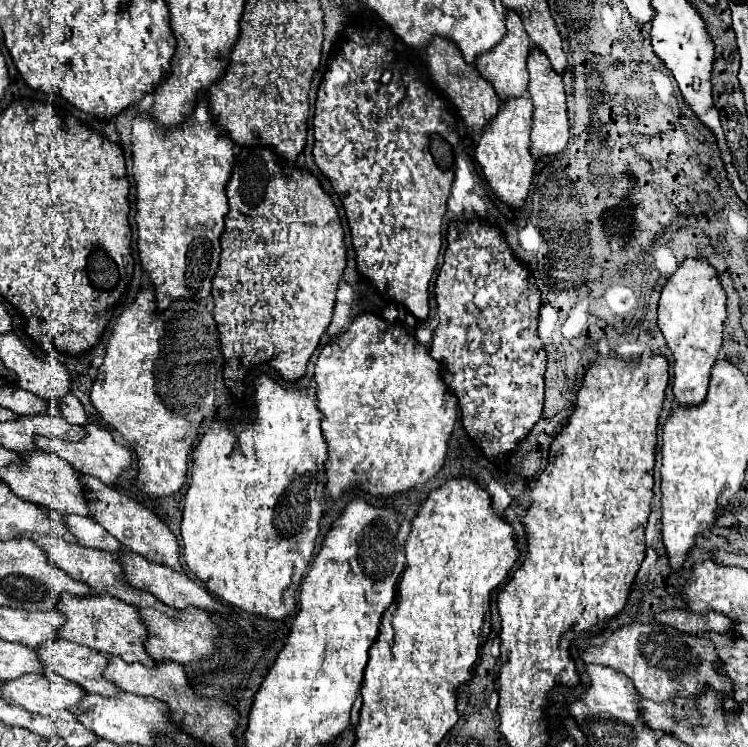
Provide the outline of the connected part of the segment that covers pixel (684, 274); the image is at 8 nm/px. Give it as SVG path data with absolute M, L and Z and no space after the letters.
M686 258L668 278L660 292L658 328L674 354L674 396L680 406L696 406L706 398L710 368L722 346L722 324L726 320L726 292L718 270L706 258Z

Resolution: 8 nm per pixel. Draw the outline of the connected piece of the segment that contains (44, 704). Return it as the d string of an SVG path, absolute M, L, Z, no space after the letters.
M28 674L4 682L2 692L10 704L42 716L54 716L60 710L68 710L86 696L82 686L62 676L52 676L48 680L44 674Z

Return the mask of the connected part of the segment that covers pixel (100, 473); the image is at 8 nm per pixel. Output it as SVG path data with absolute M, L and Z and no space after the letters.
M88 424L86 426L88 436L80 442L66 442L66 440L58 440L58 438L38 438L36 444L38 448L46 450L46 452L54 452L60 458L64 458L66 462L70 462L78 472L86 474L86 476L94 476L98 480L102 480L106 486L114 486L118 488L118 478L122 472L126 472L132 464L132 452L126 446L120 446L112 440L112 434L108 430L98 428L96 424Z

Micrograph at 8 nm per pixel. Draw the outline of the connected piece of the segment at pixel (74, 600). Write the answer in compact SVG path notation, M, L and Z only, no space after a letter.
M62 594L60 602L58 602L58 612L62 612L68 620L64 624L64 628L58 632L60 638L94 648L94 650L110 654L110 656L118 656L124 662L140 662L150 668L156 666L156 662L146 652L148 628L146 628L136 606L130 606L130 604L126 604L114 596L108 596L108 594L86 596L86 598Z

